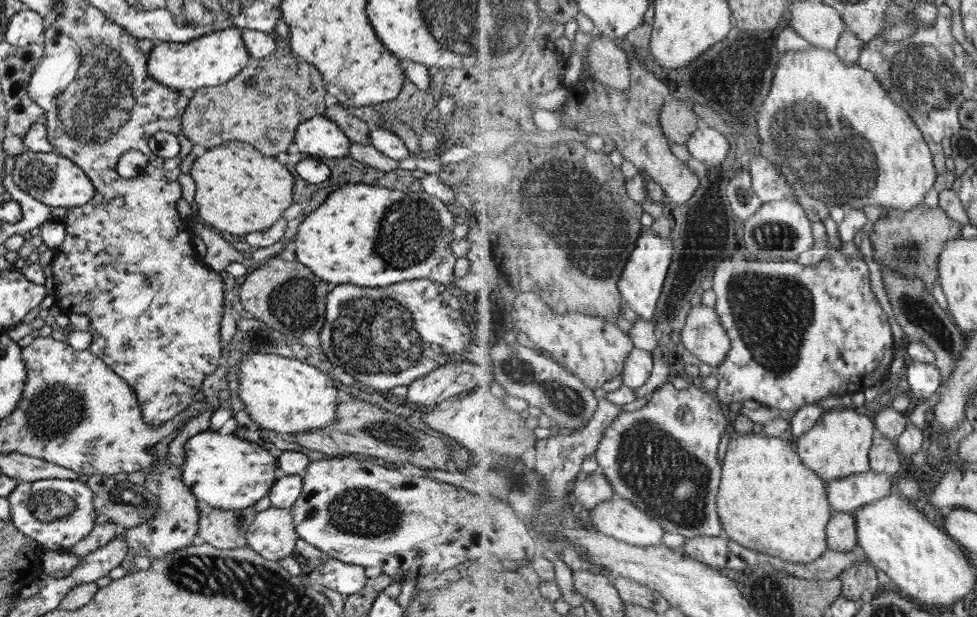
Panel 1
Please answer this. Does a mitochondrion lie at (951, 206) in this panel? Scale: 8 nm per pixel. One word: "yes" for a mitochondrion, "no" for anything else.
no

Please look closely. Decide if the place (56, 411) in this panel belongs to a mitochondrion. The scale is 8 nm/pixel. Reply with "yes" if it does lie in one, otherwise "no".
yes

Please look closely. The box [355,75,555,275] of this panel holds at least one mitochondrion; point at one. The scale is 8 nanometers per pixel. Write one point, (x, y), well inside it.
(406, 236)

